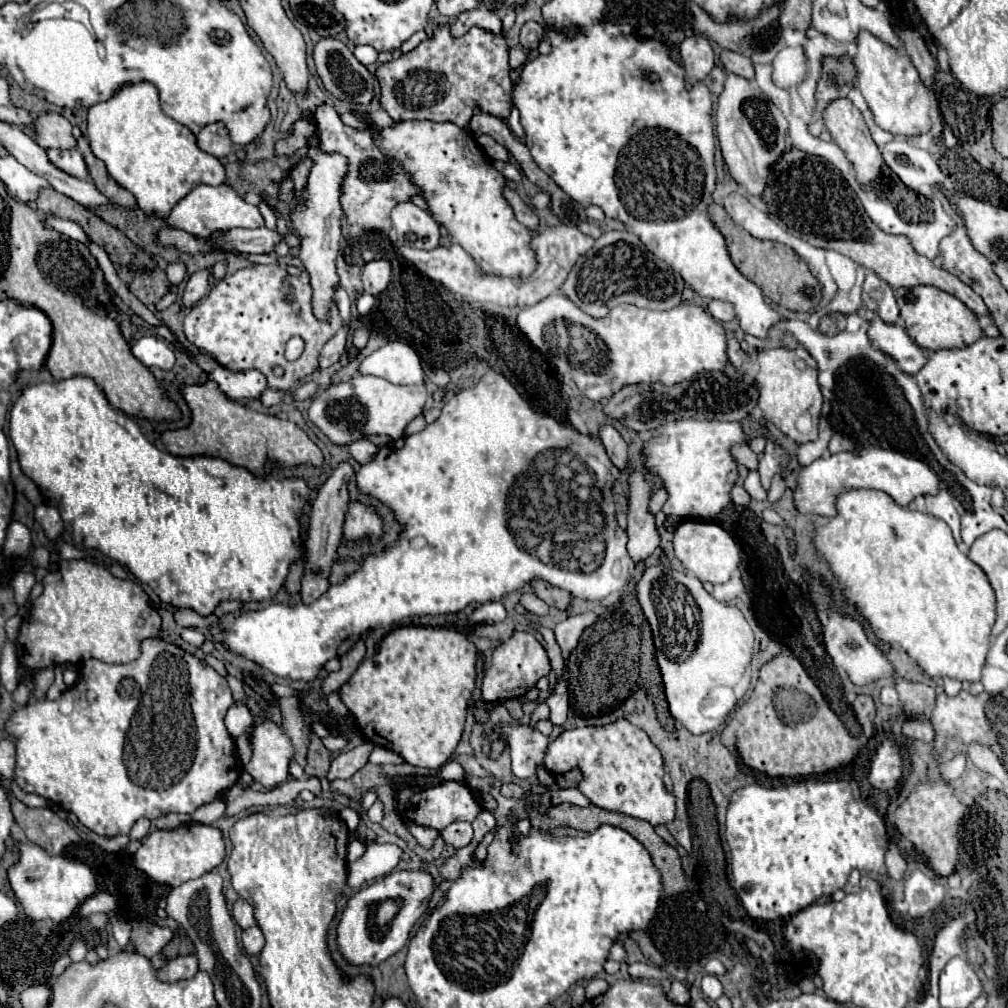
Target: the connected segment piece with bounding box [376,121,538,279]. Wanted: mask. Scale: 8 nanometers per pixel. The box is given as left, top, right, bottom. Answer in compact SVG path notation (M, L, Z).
M400 121L394 127L378 131L376 143L382 153L404 165L406 173L414 177L414 185L422 189L434 219L472 255L484 275L526 279L534 273L538 259L530 247L532 231L516 221L510 205L502 197L502 187L506 183L502 173L492 167L476 139L472 145L468 131L434 121Z

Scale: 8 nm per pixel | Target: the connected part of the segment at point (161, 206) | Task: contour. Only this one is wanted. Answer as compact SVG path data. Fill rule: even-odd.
M150 83L130 85L110 101L90 107L88 141L92 153L104 161L108 177L136 197L144 215L158 219L168 219L174 205L196 185L222 185L226 179L220 161L196 145L190 129L162 113L158 89Z

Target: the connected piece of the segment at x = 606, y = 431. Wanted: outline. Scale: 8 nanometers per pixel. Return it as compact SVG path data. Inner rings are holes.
M606 425L606 427L600 429L600 439L602 439L602 443L604 443L604 449L606 449L610 461L612 461L620 471L624 471L626 465L628 465L628 451L626 451L626 443L624 443L624 439L620 437L620 433L618 433L614 427Z

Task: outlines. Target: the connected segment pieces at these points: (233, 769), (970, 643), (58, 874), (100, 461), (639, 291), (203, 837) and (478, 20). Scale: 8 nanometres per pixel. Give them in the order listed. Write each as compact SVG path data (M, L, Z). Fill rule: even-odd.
M160 637L144 639L140 651L142 651L140 657L134 663L128 663L128 665L108 665L108 663L102 663L102 661L96 661L96 659L84 661L82 669L80 669L78 683L74 687L66 689L60 699L56 699L56 701L40 699L36 703L28 703L28 705L16 709L10 715L8 723L6 723L6 731L16 739L14 741L14 745L16 745L14 783L22 791L40 795L40 797L56 803L58 807L74 813L80 819L82 825L86 825L88 829L92 829L92 831L96 831L98 835L104 835L104 837L114 837L114 835L120 835L120 833L128 833L130 827L140 817L156 819L156 817L166 815L166 813L192 813L196 807L218 799L242 775L240 773L242 771L242 763L240 763L240 759L238 759L238 755L234 751L234 739L230 737L230 733L224 727L224 715L226 715L228 707L234 703L226 679L222 675L218 675L204 661L196 659L194 655L182 651L176 645L170 645L170 643L162 641ZM60 701L66 701L66 711L60 709Z
M852 489L852 491L844 491L844 493L840 493L836 497L836 515L826 525L816 527L812 531L812 543L816 545L816 555L822 561L828 563L828 567L830 567L832 575L836 577L836 581L840 585L844 585L842 587L842 595L862 615L862 627L864 627L864 633L866 633L868 641L874 643L880 649L880 653L892 663L892 667L894 667L894 653L892 653L892 649L898 647L898 649L902 649L902 653L906 653L908 659L916 661L916 665L922 669L924 675L932 677L932 679L952 677L952 679L958 679L962 683L972 683L972 681L978 681L980 679L980 671L984 667L984 657L986 657L988 645L990 645L990 629L992 629L994 617L996 617L996 613L994 613L994 591L990 589L990 583L988 583L986 573L982 573L982 569L978 565L974 565L956 547L956 541L952 537L952 529L942 519L932 517L932 515L926 515L926 513L920 513L920 511L912 511L910 507L900 507L884 491L876 491L876 489Z
M30 841L18 843L18 849L20 861L10 867L10 887L28 917L52 919L58 925L96 891L96 879L84 863L66 857L50 857L42 847L30 845Z
M74 375L74 377L62 379L62 381L52 381L52 383L44 381L44 383L36 383L36 385L26 387L10 409L10 439L12 439L12 445L16 447L18 463L24 471L24 475L30 477L40 487L46 505L58 507L64 527L72 535L72 539L86 549L96 549L102 555L118 561L120 565L126 565L164 603L170 603L176 607L190 607L200 615L210 615L222 599L272 601L272 597L278 593L278 589L286 581L288 567L294 561L298 561L300 557L306 557L306 551L300 547L302 545L302 541L300 541L300 511L302 511L302 507L308 499L308 491L310 491L304 479L278 481L276 467L272 467L264 479L258 479L250 471L246 471L242 467L234 467L224 459L174 457L166 451L160 451L140 433L140 427L128 415L124 415L122 411L116 411L112 405L108 405L104 391L90 377Z
M608 231L594 241L594 247L578 259L562 285L582 311L592 317L604 317L620 303L632 303L646 309L672 309L682 303L684 279L662 259L654 257L630 231Z
M196 823L192 827L178 827L174 831L148 833L146 841L142 839L142 845L134 855L134 863L136 863L136 869L142 871L154 883L178 887L188 879L196 879L212 871L224 861L224 857L226 857L226 849L224 849L222 831Z
M472 9L472 11L466 11L462 13L450 27L450 33L454 37L460 37L464 33L468 33L472 27L480 27L480 29L486 29L494 35L500 35L502 33L502 23L498 19L496 13L488 11L488 9Z

